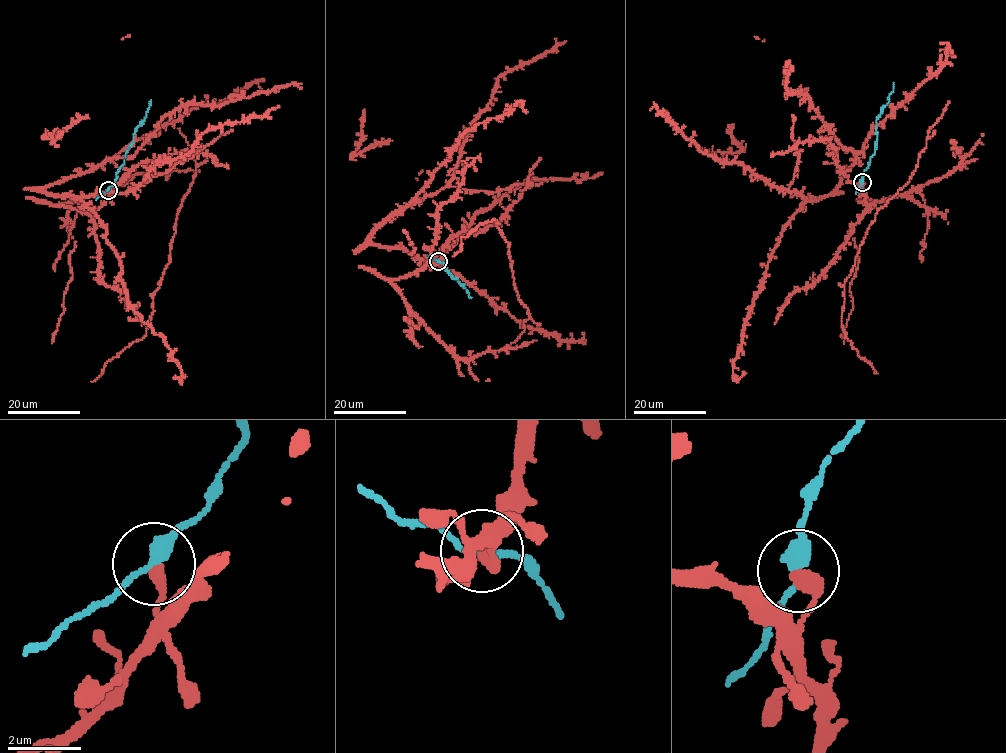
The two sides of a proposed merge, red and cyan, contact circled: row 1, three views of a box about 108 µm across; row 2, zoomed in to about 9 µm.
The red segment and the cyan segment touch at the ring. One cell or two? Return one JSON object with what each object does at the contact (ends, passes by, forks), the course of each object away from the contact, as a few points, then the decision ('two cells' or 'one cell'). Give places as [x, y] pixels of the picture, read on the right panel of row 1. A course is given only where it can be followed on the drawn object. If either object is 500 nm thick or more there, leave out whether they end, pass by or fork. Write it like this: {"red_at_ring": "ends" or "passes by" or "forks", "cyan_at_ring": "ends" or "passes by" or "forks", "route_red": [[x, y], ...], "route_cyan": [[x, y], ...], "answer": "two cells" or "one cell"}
{"red_at_ring": "ends", "cyan_at_ring": "passes by", "route_red": [[862, 182], [830, 141], [793, 136], [789, 191], [832, 193], [855, 153], [787, 92], [786, 66]], "route_cyan": [[862, 182], [875, 151], [877, 118], [888, 103], [894, 83]], "answer": "one cell"}

